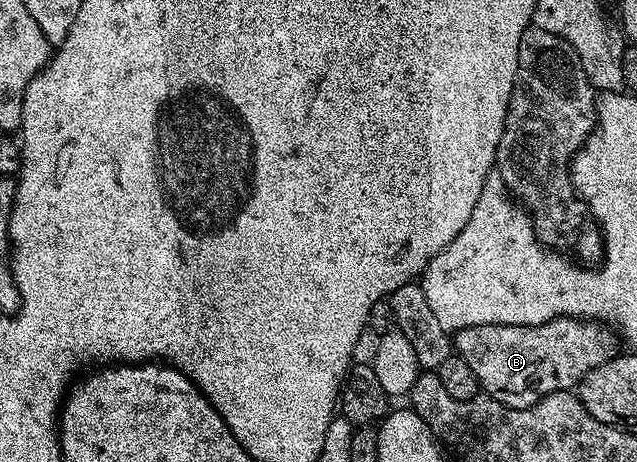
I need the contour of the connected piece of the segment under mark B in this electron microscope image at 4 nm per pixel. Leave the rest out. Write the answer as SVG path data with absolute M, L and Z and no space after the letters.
M564 317L532 327L468 323L456 331L459 332L453 335L454 350L473 369L480 392L513 409L532 407L553 393L578 388L590 371L614 359L621 351L616 332L589 319Z

